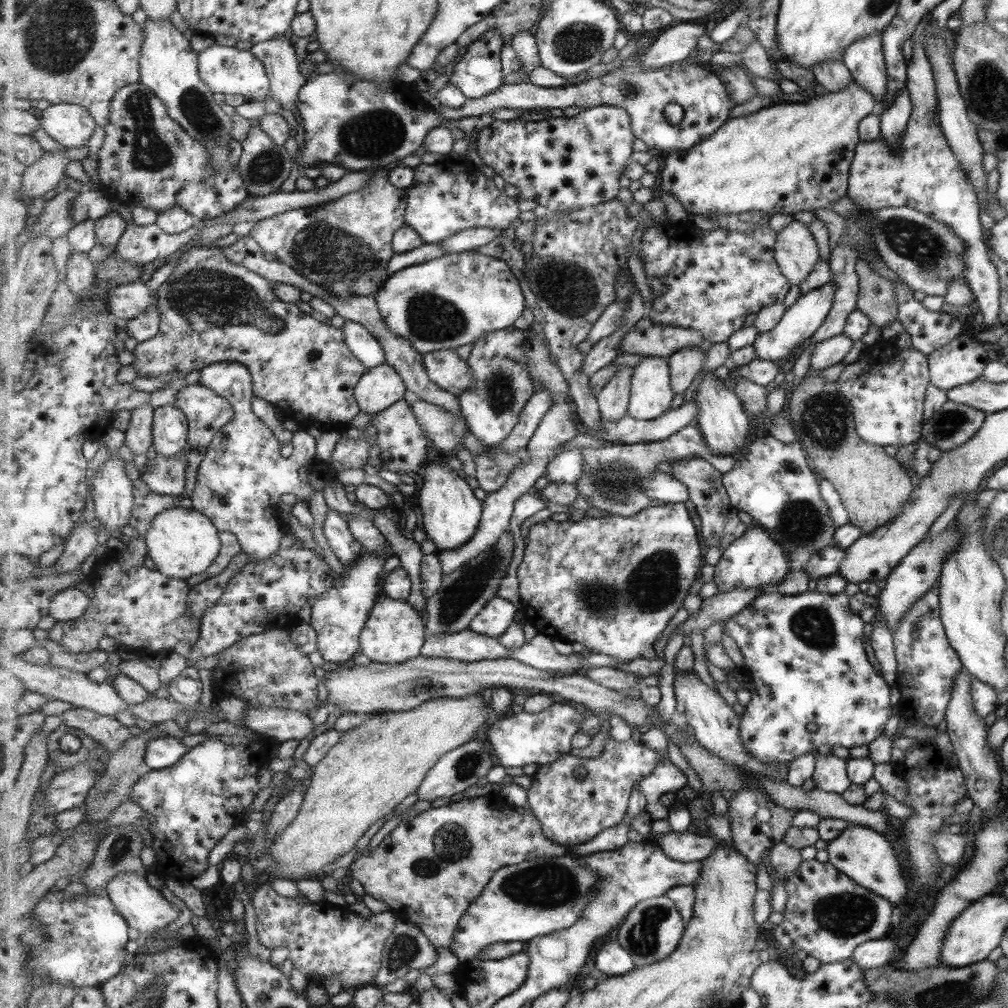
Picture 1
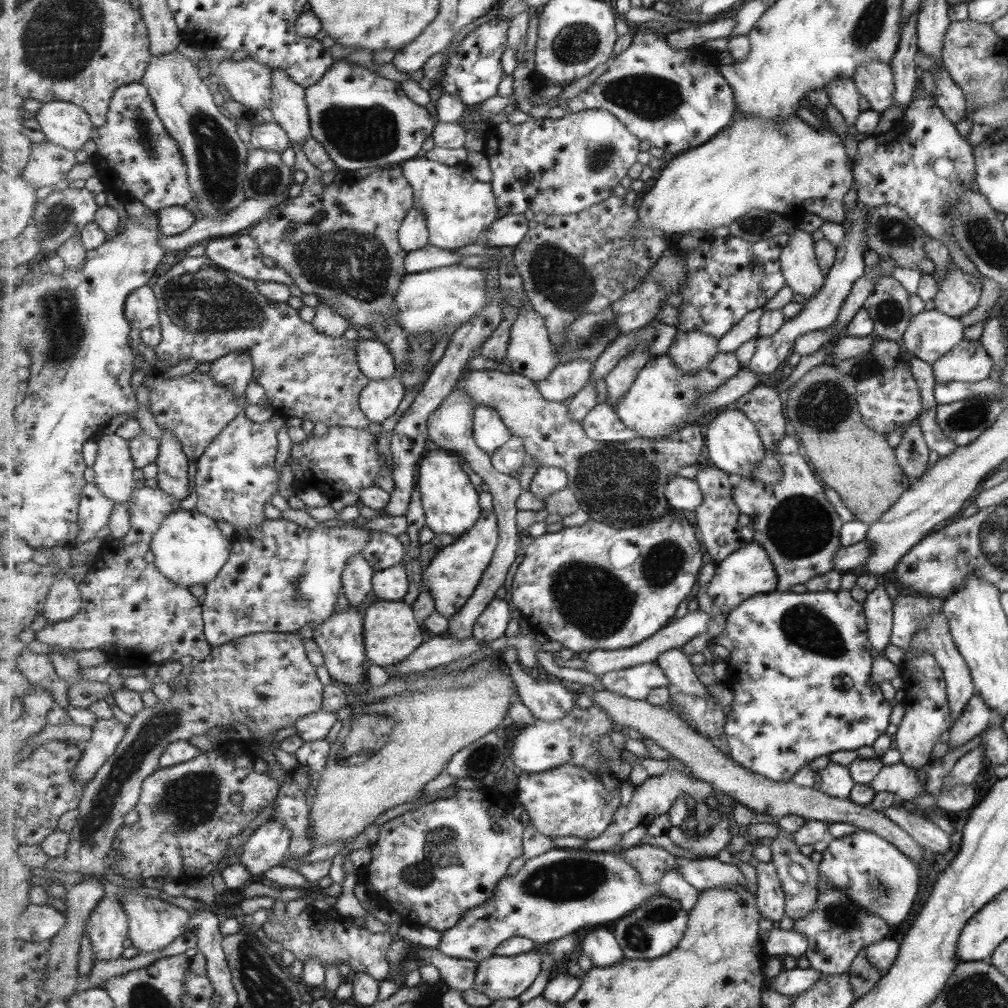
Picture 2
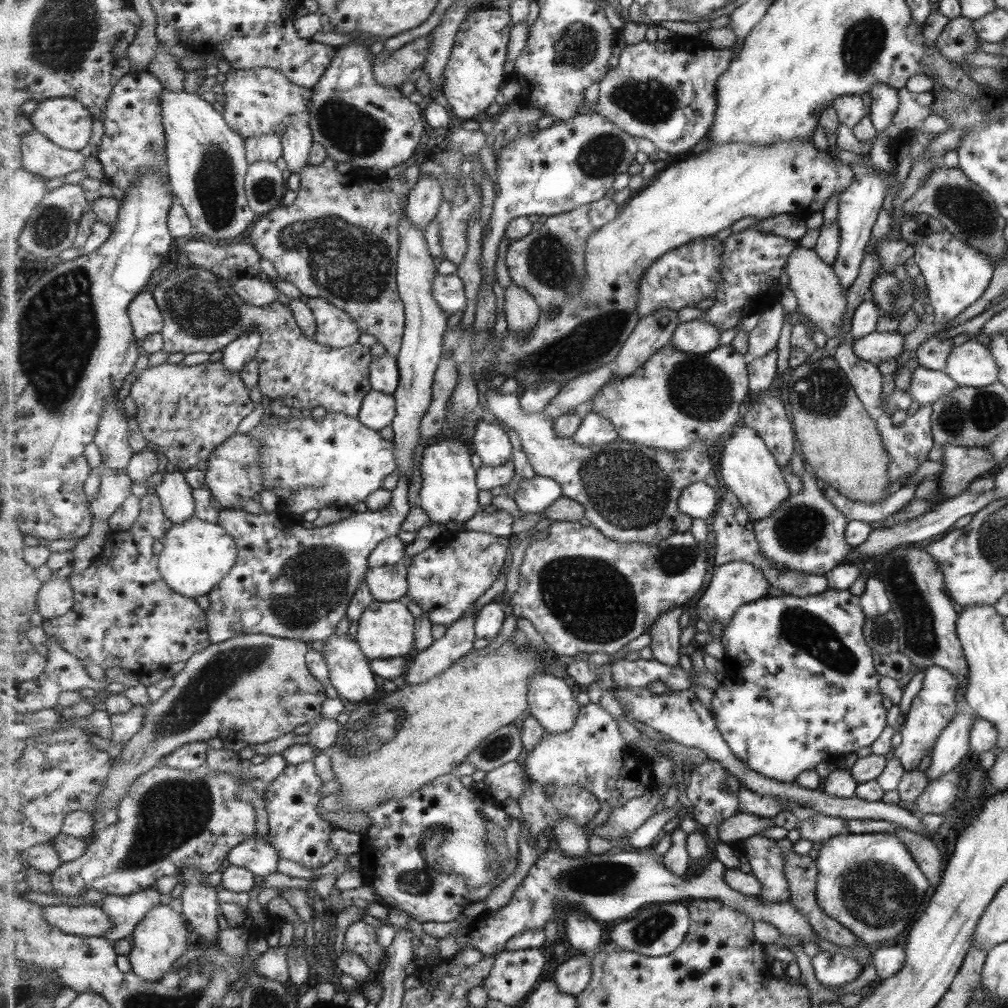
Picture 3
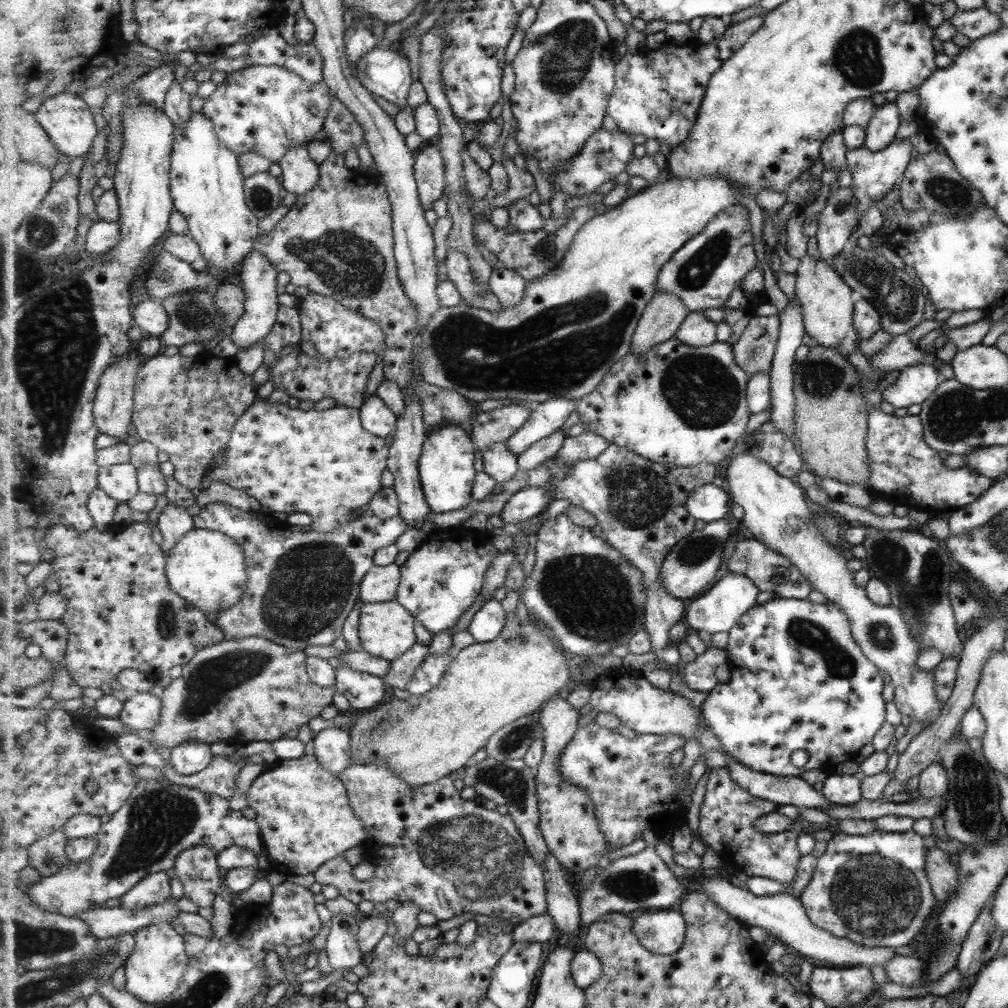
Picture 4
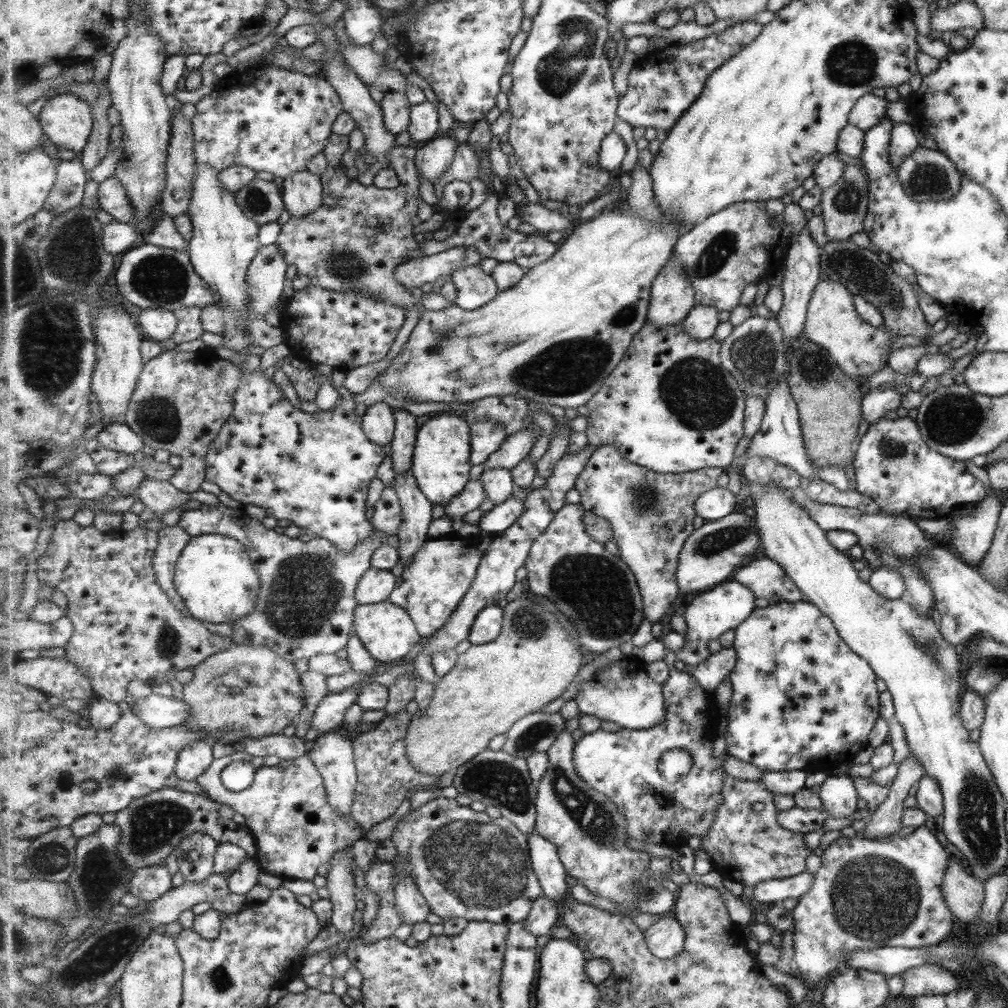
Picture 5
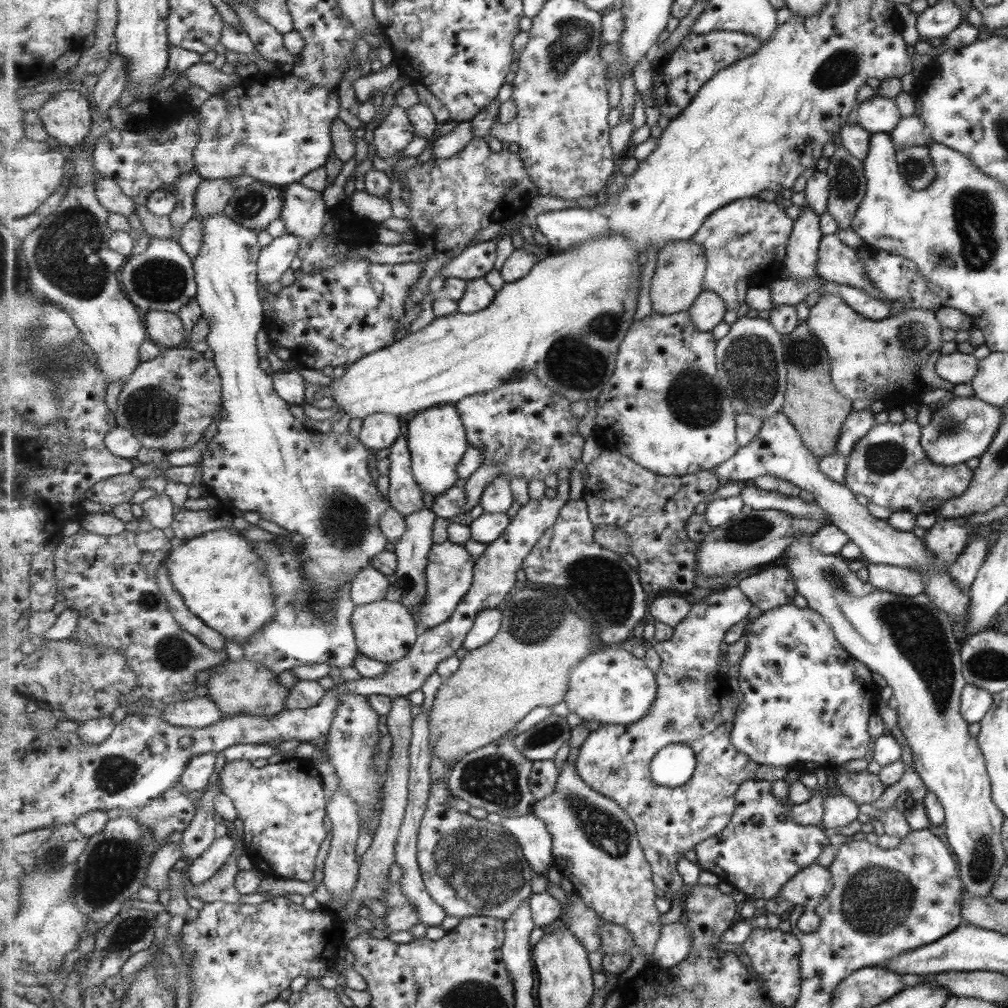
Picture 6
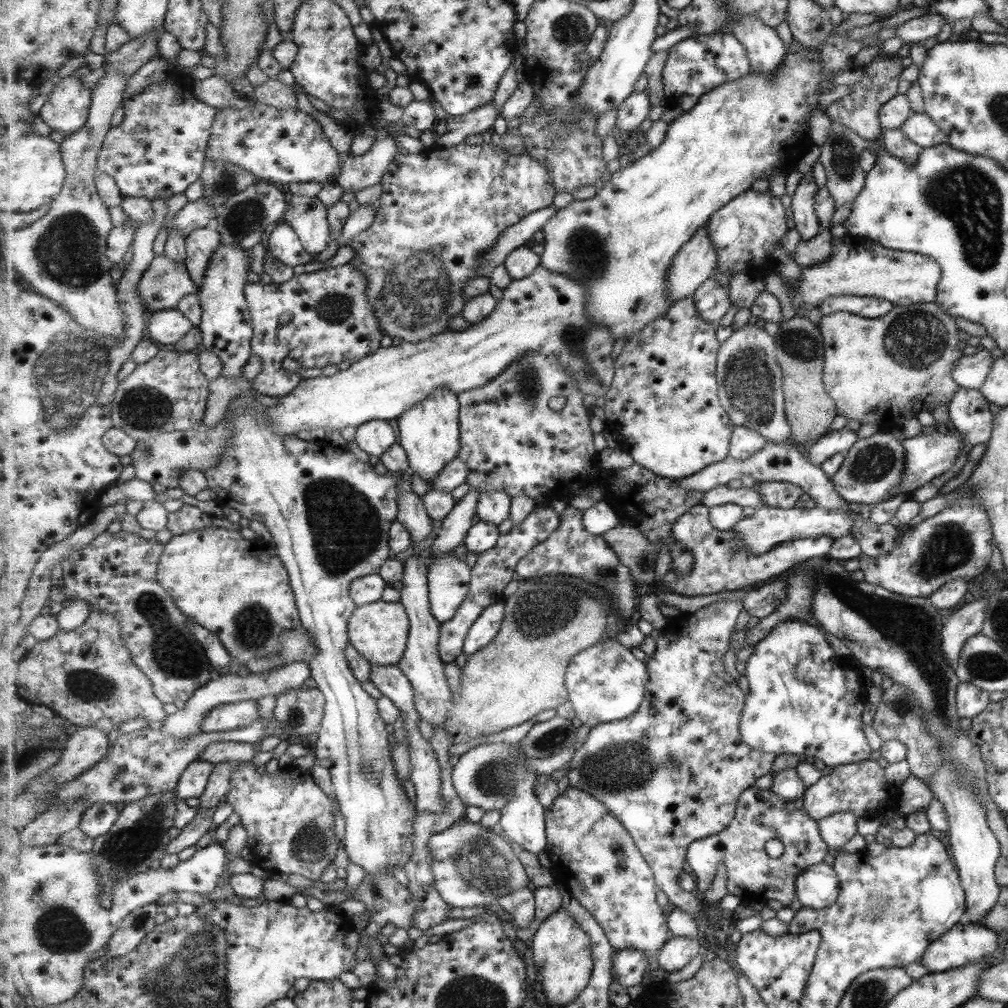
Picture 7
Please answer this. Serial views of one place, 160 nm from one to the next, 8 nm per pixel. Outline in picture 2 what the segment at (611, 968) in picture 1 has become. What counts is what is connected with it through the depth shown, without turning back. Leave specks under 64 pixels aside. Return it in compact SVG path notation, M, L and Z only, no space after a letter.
M602 926L582 933L579 952L589 957L595 967L614 965L626 957L621 944L616 939L616 934Z

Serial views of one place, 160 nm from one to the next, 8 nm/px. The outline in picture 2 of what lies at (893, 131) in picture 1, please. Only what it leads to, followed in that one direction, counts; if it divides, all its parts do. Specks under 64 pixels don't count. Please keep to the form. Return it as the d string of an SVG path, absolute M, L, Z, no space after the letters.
M916 14L909 18L908 23L900 28L900 44L893 55L890 69L894 82L893 100L895 104L903 106L909 104L916 88L915 63L913 58L917 54Z

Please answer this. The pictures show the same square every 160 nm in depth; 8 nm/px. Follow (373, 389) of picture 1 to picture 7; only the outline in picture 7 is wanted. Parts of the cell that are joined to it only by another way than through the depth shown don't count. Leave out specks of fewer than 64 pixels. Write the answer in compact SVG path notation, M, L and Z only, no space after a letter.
M375 420L362 424L356 430L355 443L368 456L382 457L397 442L393 426L385 420Z

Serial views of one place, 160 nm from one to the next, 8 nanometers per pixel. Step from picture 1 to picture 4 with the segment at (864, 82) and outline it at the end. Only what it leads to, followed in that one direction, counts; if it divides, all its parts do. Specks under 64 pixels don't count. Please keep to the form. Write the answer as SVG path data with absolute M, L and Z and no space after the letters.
M887 102L885 105L876 107L864 128L864 147L871 152L883 150L895 139L895 130L899 123L895 103Z

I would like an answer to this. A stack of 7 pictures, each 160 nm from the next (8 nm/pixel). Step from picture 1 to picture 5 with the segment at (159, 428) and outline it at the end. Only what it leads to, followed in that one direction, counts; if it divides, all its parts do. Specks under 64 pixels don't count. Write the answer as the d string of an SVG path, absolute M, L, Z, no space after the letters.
M179 525L165 526L159 530L159 533L160 545L154 559L157 580L160 581L161 588L168 593L177 610L191 615L176 587L175 575L179 557L183 549L191 542L192 536Z

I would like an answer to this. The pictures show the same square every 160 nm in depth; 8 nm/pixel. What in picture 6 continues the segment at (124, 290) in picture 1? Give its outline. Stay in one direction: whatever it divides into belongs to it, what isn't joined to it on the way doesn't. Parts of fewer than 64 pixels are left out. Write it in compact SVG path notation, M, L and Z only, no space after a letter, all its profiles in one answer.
M150 310L146 312L145 323L149 340L162 348L176 349L186 339L186 328L178 313Z

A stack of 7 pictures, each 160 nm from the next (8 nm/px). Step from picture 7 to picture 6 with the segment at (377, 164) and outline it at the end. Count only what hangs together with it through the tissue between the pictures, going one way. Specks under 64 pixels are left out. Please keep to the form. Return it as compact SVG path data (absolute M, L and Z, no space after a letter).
M395 103L385 119L373 130L374 149L379 158L387 162L395 160L416 137L413 124L406 113Z

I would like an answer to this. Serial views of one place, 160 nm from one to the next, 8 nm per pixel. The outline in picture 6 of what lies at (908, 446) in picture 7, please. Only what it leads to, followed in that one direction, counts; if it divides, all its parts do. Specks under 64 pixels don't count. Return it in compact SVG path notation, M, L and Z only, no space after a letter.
M976 397L945 399L938 406L931 406L930 411L931 420L920 428L920 444L933 464L945 467L984 455L1004 419L1003 407L987 405Z

